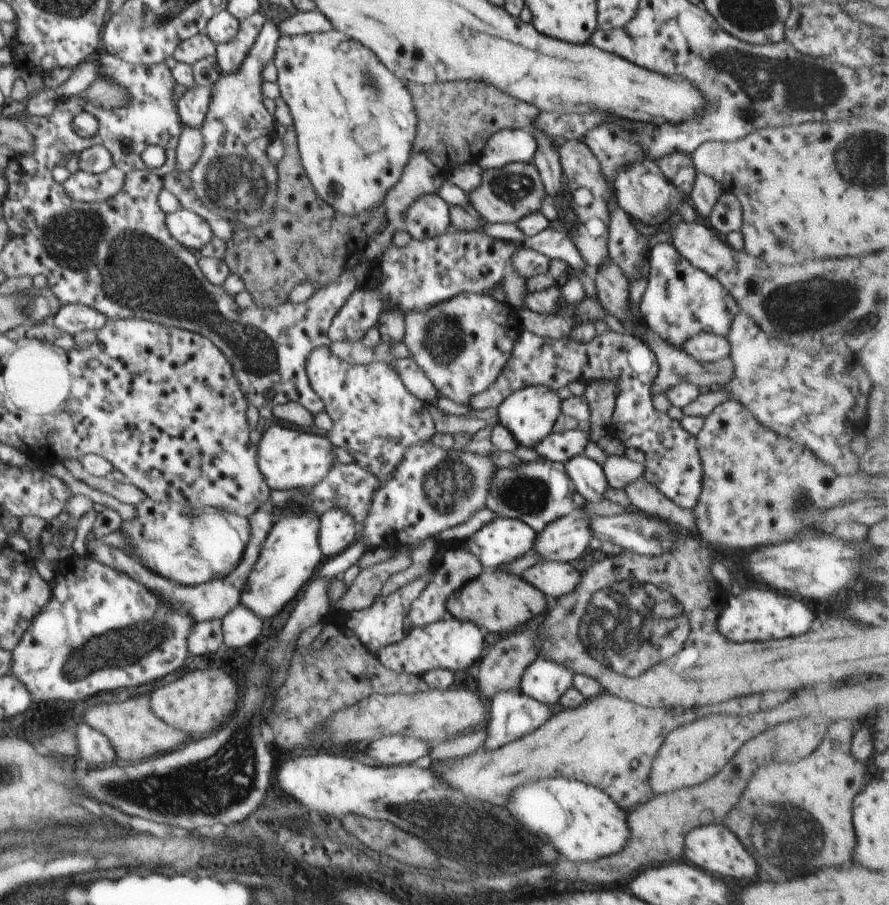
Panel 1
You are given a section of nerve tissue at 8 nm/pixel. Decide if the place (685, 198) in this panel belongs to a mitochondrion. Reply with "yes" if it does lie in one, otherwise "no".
no

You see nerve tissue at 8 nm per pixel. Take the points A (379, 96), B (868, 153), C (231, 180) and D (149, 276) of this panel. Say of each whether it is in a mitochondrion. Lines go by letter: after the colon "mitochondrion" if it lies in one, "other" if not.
A: mitochondrion
B: mitochondrion
C: mitochondrion
D: mitochondrion

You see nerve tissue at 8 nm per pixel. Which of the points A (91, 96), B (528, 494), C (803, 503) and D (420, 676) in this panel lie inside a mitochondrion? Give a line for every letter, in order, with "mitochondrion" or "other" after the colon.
A: other
B: mitochondrion
C: mitochondrion
D: other

